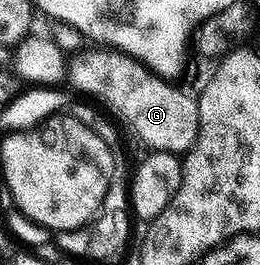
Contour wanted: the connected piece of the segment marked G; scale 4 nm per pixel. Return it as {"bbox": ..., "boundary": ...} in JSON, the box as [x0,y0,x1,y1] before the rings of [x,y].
{"bbox":[66,51,200,153],"boundary":[[[85,51],[71,57],[66,70],[70,84],[72,80],[78,91],[89,92],[93,96],[89,97],[103,105],[125,129],[128,127],[145,144],[145,149],[153,152],[187,153],[198,138],[200,118],[197,97],[167,84],[167,79],[155,74],[146,64],[125,52],[96,51],[100,52]]]}

